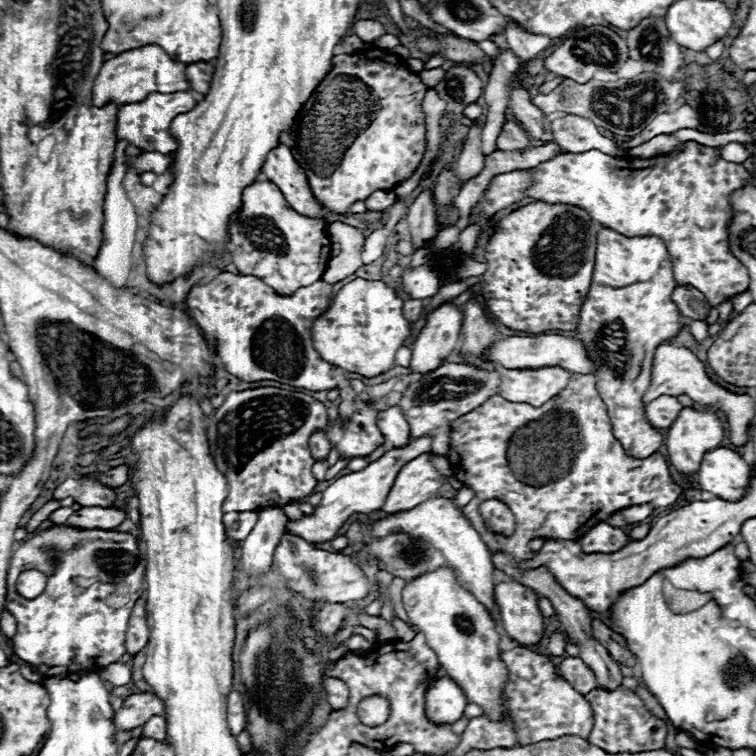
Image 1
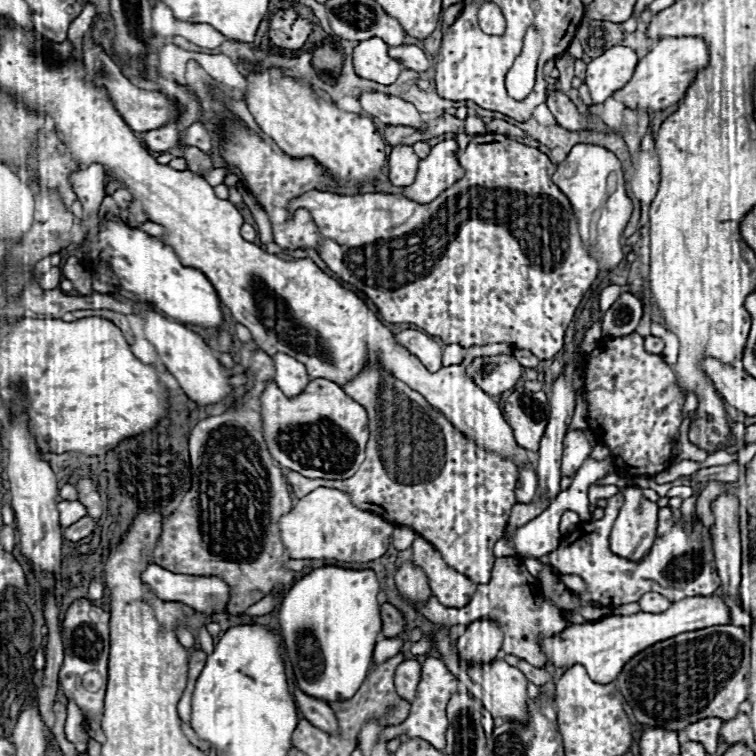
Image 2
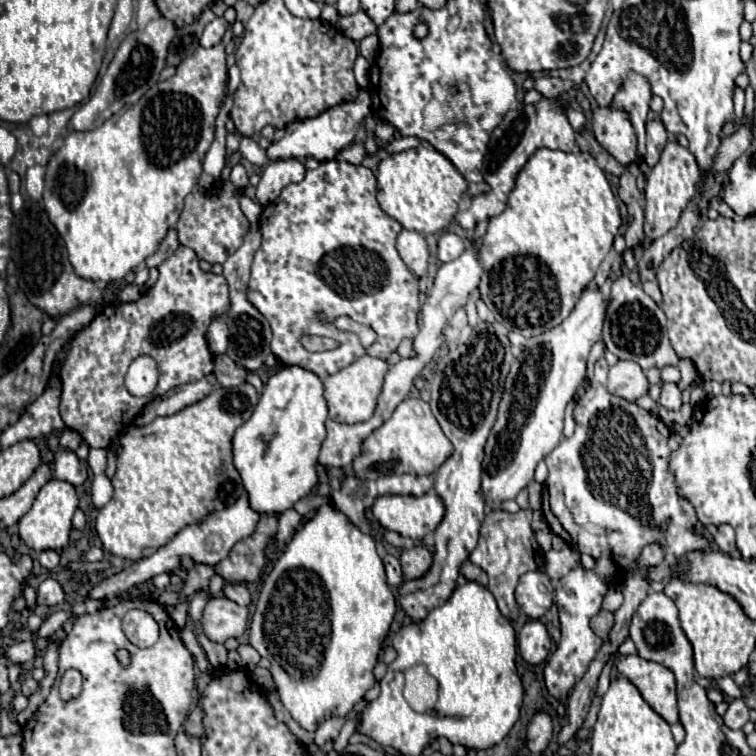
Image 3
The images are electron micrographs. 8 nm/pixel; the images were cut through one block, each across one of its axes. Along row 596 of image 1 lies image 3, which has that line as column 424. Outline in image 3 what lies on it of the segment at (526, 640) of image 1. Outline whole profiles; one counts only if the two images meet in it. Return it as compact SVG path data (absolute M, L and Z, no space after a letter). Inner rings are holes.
M438 494L416 496L380 496L372 506L374 518L382 528L408 538L426 538L444 518L444 502Z

